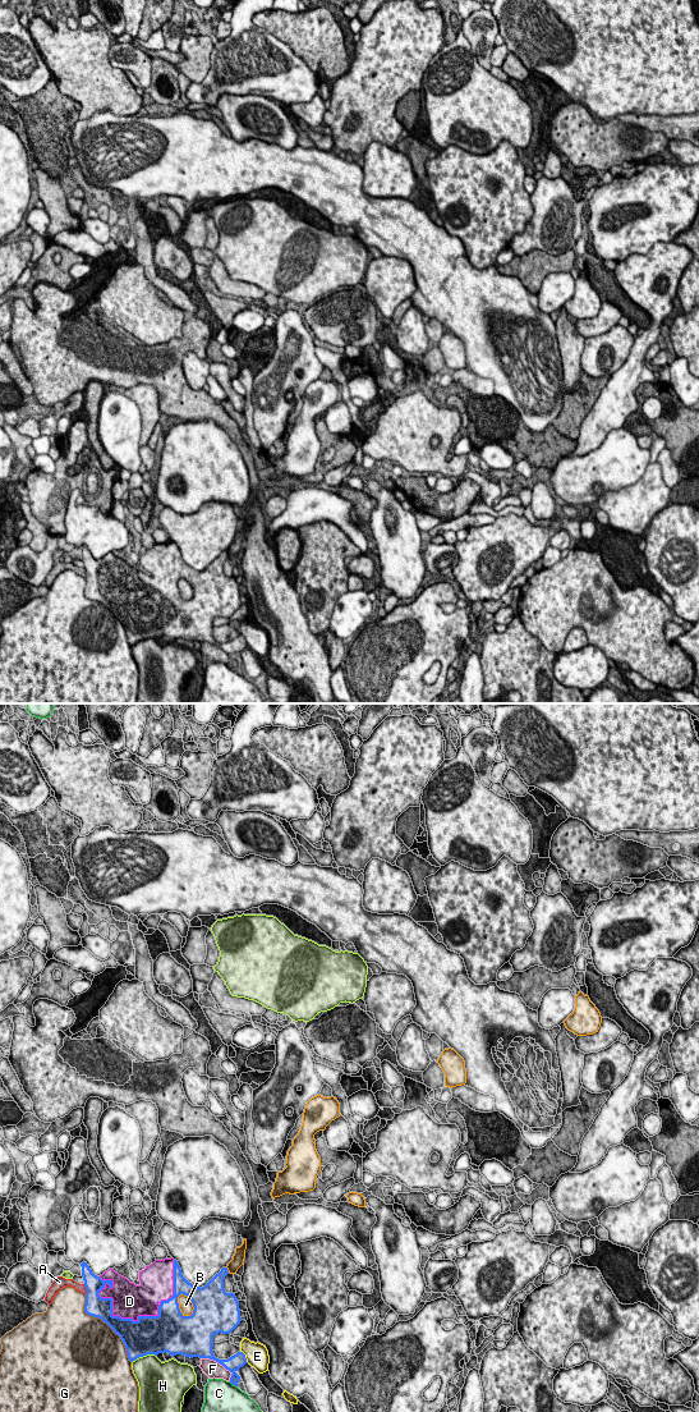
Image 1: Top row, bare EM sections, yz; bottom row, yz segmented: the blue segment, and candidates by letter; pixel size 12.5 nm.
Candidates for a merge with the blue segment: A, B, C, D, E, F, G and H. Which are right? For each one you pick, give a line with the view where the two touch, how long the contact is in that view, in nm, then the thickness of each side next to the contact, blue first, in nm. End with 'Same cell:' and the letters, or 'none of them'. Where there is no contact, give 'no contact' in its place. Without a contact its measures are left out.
D: meets blue in yz; contact 1050 nm long; 480 nm thick on the blue side, 380 nm on the other
Same cell: D

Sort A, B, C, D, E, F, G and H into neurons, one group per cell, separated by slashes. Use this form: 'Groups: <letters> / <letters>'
Groups: A / B / C / D / E / F / G / H

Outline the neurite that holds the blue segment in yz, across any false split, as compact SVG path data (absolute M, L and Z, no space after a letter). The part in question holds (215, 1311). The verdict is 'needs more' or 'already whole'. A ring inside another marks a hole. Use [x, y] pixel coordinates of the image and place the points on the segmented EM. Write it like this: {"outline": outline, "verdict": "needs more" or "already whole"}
{"outline": "M173 1257L156 1260L139 1271L139 1285L130 1283L114 1269L97 1276L87 1262L83 1261L81 1266L86 1287L84 1312L101 1319L120 1337L130 1362L147 1354L157 1356L165 1352L173 1357L183 1354L190 1358L210 1358L229 1370L230 1383L238 1386L240 1376L236 1372L248 1363L245 1354L238 1352L227 1360L219 1360L212 1351L213 1337L219 1333L230 1334L242 1321L239 1301L234 1293L226 1293L224 1289L227 1267L222 1267L204 1287L199 1288L183 1276L178 1261ZM180 1294L187 1296L193 1303L194 1310L190 1316L180 1312L178 1303Z", "verdict": "needs more"}

